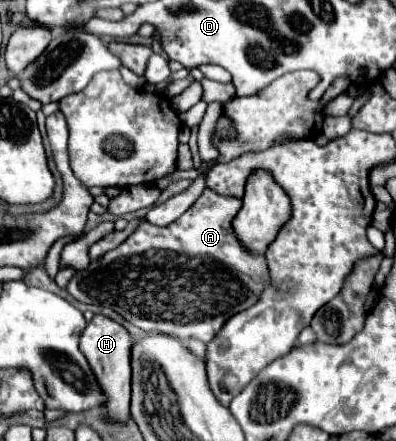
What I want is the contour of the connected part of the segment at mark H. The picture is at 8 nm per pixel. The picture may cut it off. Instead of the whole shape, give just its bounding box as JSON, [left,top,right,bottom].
[79,315,131,423]

